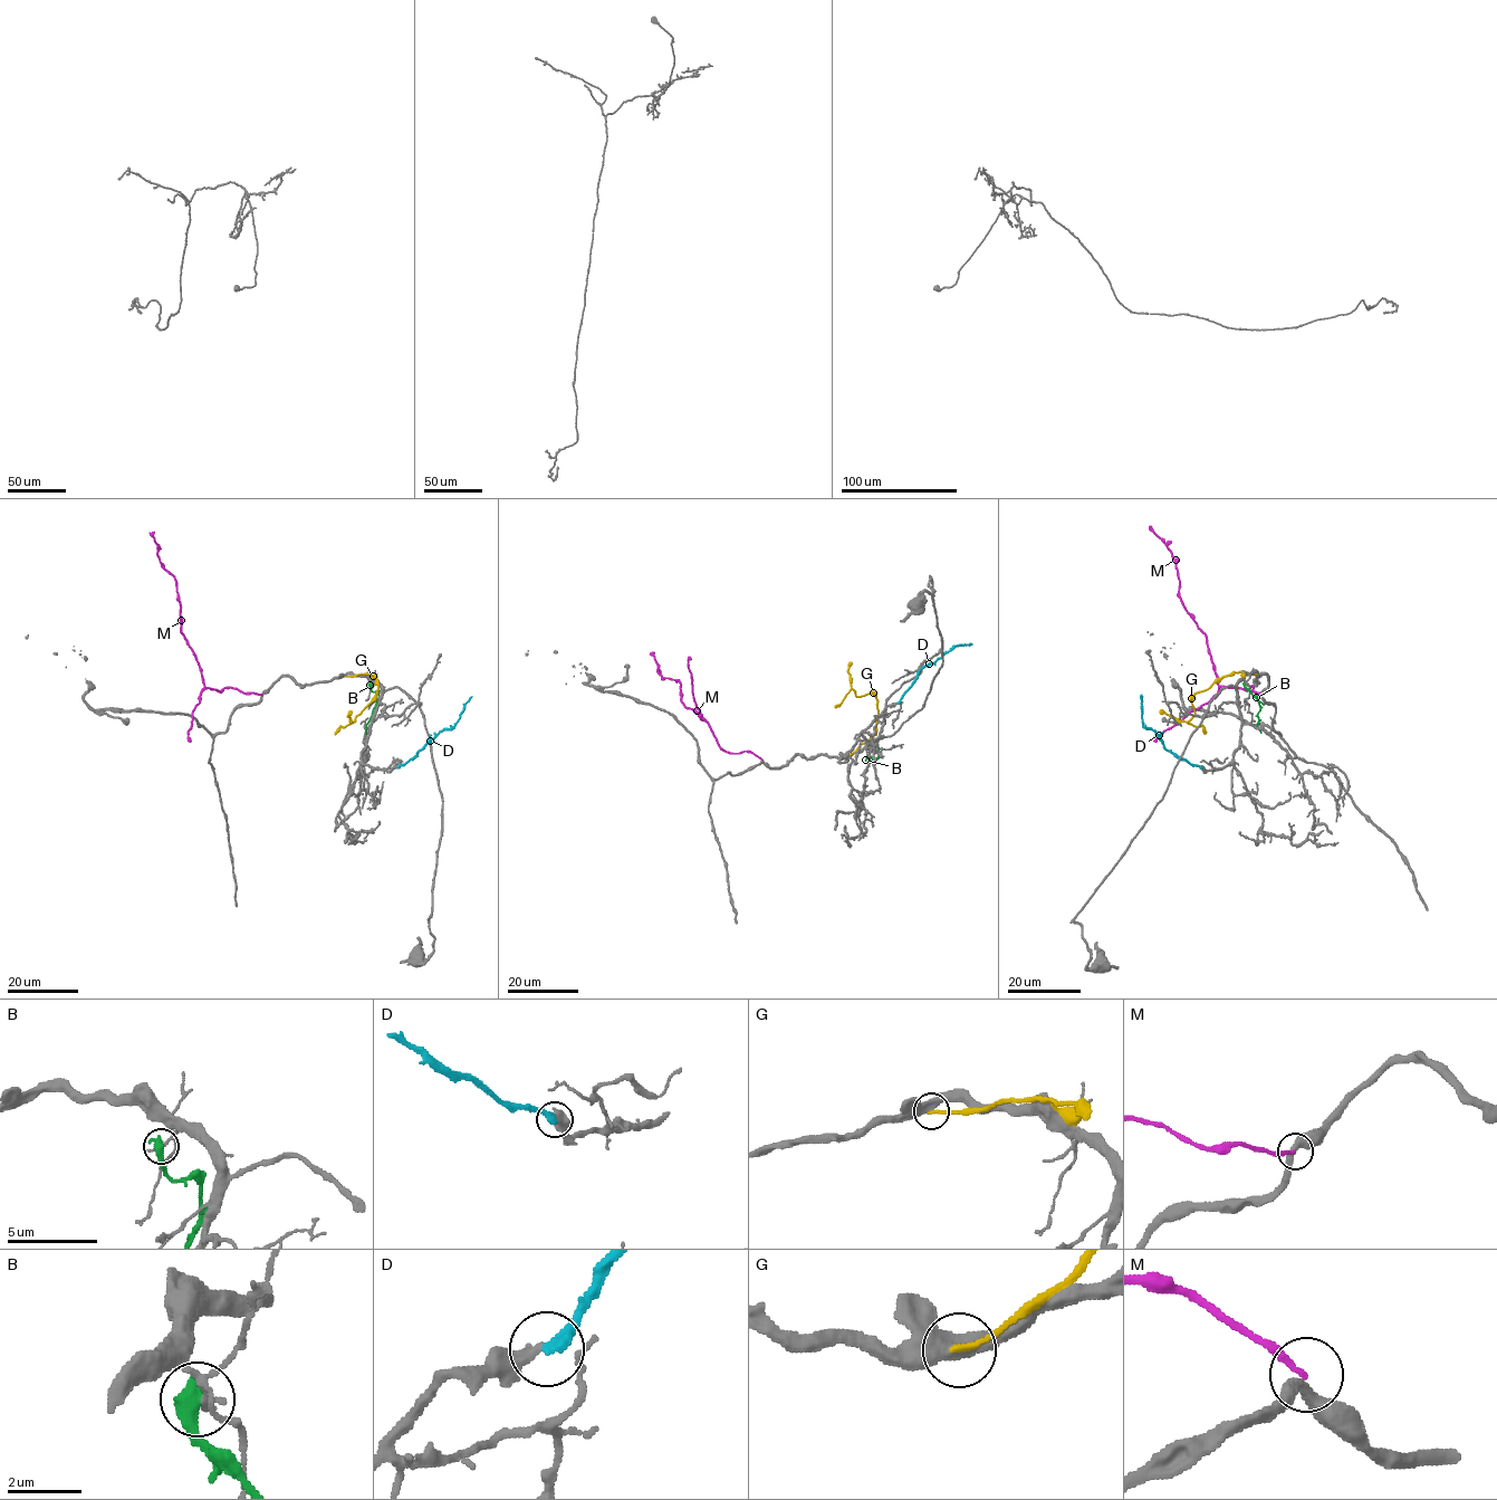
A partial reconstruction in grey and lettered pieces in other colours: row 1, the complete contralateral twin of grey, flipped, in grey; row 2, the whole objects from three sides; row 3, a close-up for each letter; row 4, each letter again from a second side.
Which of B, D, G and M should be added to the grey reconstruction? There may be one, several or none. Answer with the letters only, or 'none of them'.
D

